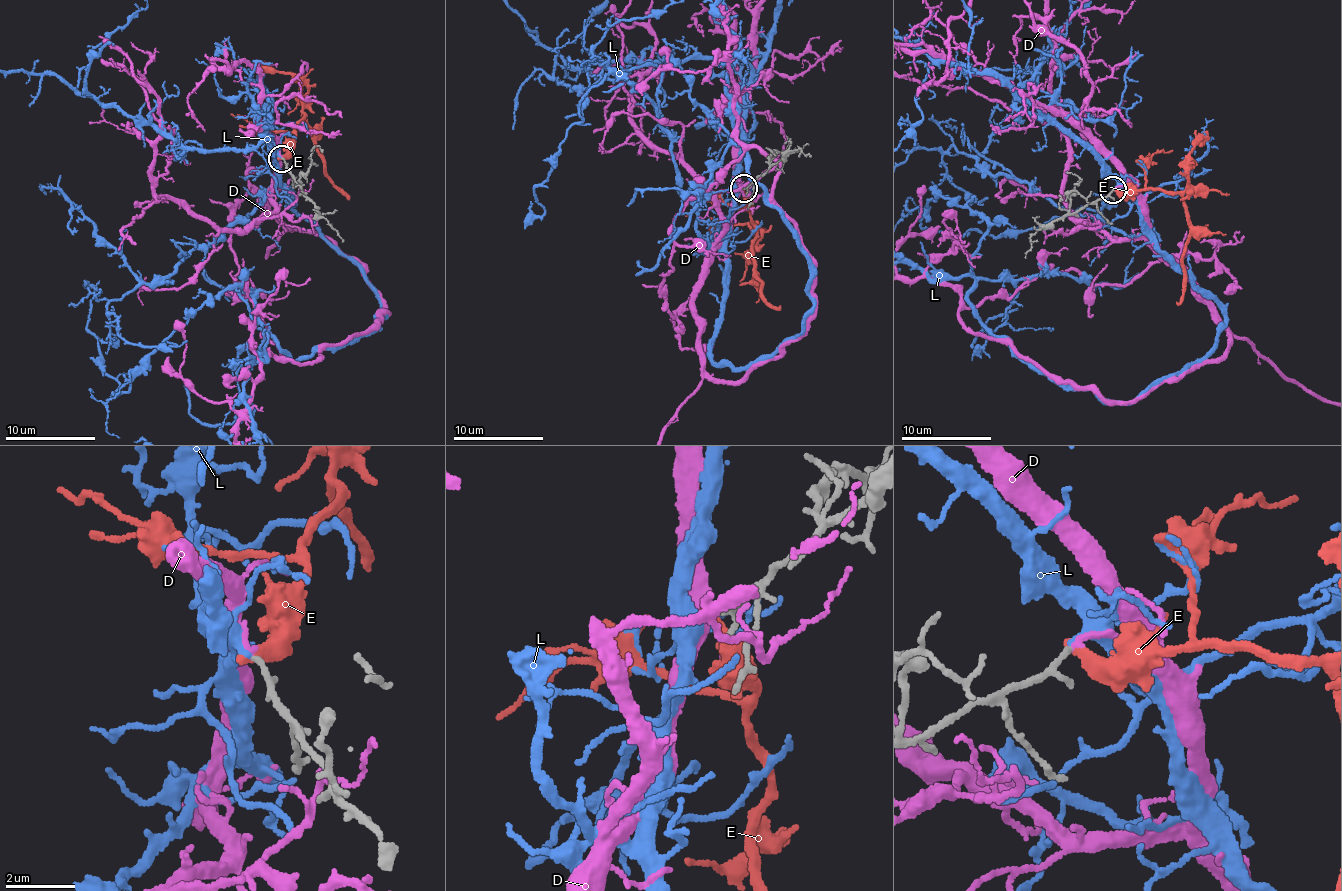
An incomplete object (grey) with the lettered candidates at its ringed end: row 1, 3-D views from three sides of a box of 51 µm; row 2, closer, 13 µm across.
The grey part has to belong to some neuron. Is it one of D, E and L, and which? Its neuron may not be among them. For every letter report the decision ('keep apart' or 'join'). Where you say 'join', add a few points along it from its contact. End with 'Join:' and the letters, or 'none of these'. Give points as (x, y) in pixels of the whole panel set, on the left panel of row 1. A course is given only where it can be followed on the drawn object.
D: keep apart
E: keep apart
L: join
Join: L

